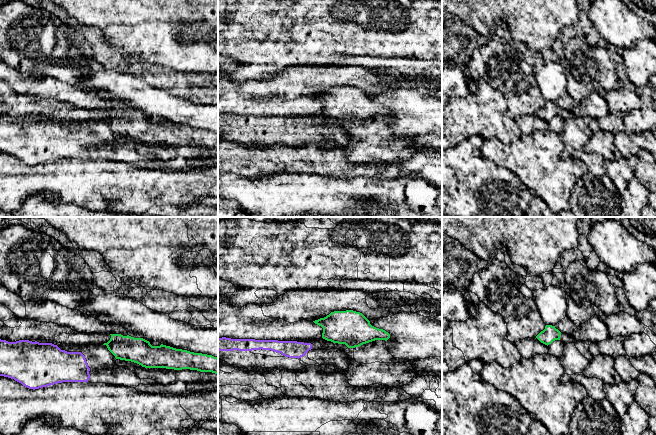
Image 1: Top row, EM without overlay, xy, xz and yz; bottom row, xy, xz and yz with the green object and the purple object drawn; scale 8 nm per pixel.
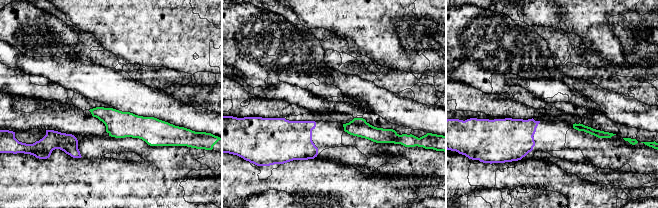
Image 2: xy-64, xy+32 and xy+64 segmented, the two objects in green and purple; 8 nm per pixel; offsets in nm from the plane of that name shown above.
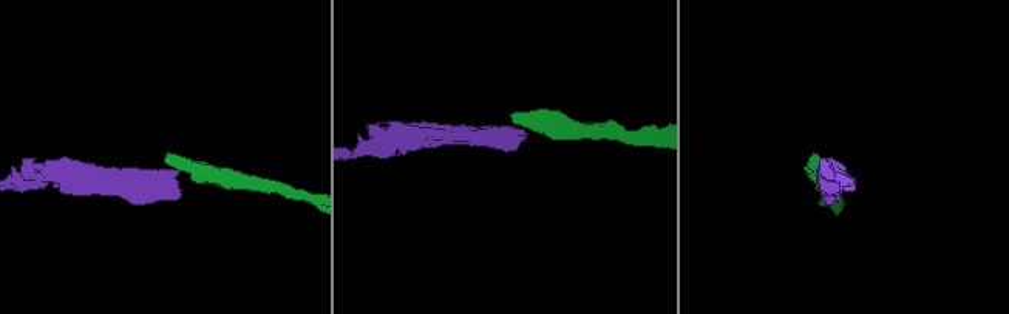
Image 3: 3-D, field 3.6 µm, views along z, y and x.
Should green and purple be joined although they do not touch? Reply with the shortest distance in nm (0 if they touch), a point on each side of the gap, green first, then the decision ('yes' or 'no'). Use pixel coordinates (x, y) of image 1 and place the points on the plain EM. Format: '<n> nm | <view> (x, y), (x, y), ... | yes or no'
100 nm | xz (322, 113), (311, 120) | no

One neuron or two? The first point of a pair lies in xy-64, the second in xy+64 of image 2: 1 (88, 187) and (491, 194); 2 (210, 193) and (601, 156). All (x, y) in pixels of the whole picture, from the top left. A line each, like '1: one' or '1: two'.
1: two
2: two

